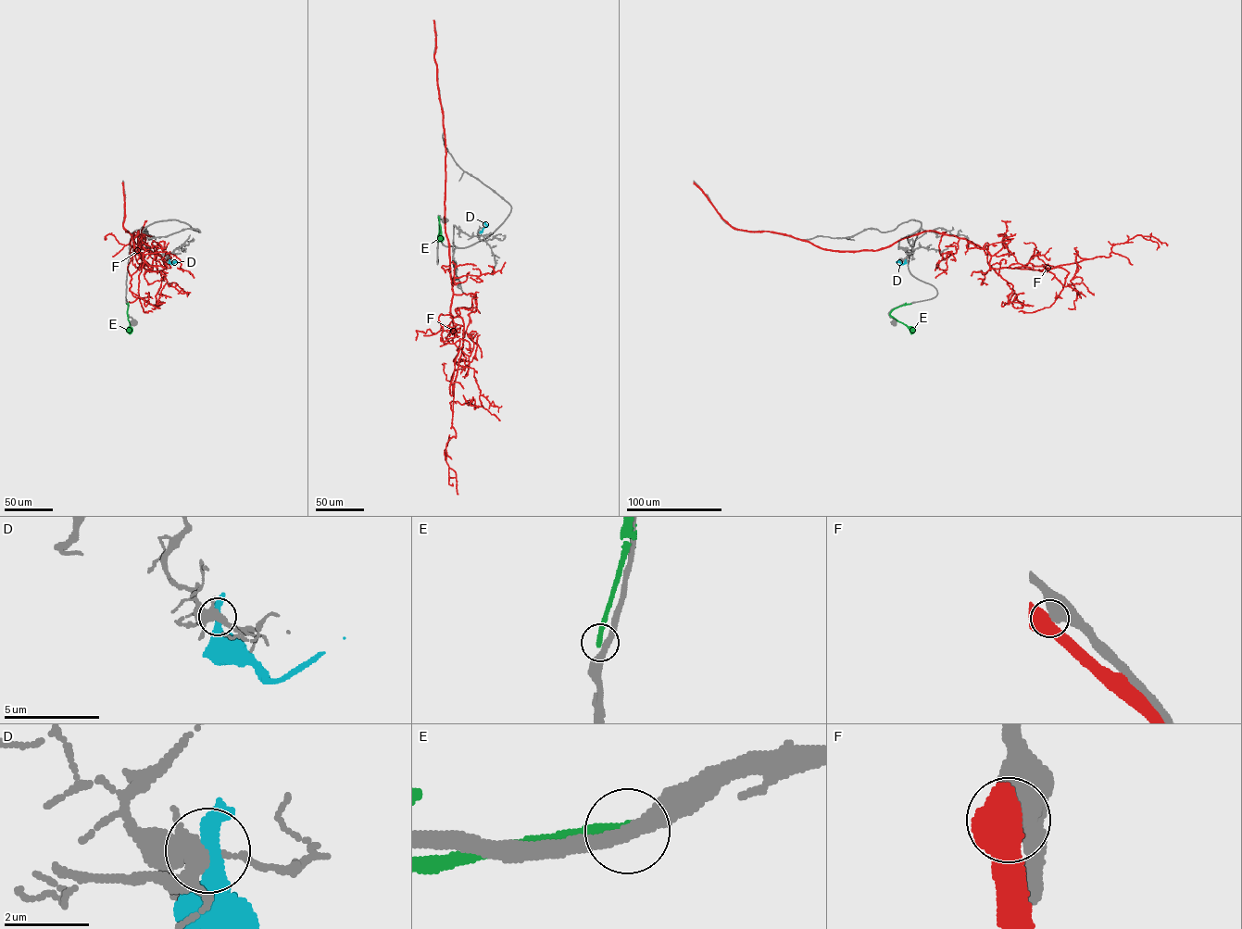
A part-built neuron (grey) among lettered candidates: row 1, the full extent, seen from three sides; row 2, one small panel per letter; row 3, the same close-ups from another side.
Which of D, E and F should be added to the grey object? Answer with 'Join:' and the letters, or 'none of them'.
Join: none of them

